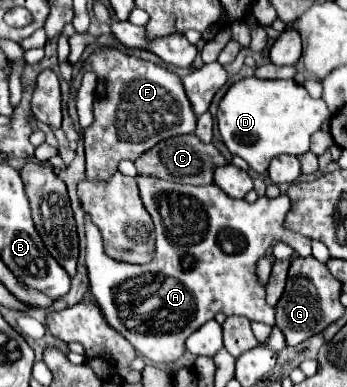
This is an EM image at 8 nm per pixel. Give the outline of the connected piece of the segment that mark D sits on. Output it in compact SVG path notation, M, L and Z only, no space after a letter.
M255 76L231 84L219 102L217 112L219 132L229 152L247 160L259 174L263 174L269 168L271 158L279 154L301 156L309 152L311 134L321 130L327 118L331 118L327 104L311 98L295 80L261 80Z

